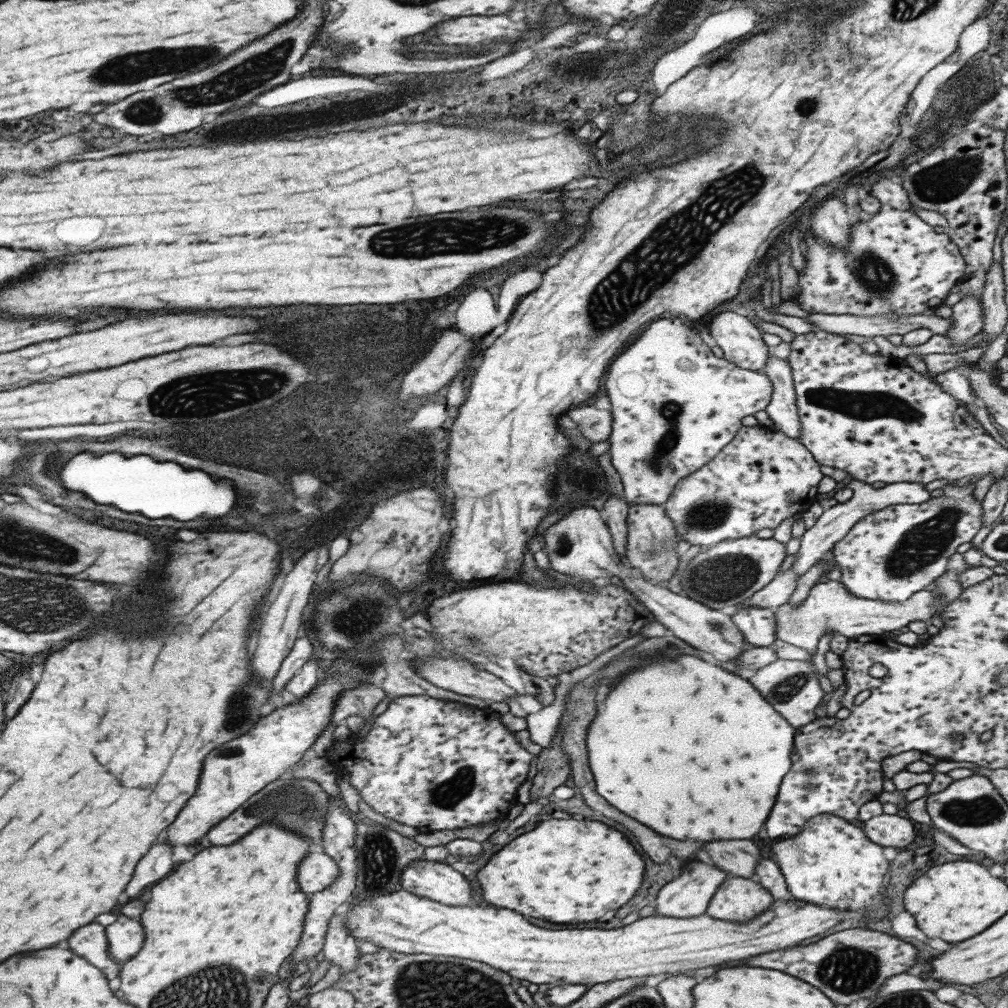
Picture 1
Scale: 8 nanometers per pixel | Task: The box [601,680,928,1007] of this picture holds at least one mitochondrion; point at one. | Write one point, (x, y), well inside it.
(849, 969)

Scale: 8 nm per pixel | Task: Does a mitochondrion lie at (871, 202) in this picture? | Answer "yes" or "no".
no

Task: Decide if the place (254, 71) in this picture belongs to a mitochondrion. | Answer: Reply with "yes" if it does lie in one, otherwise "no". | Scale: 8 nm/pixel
yes

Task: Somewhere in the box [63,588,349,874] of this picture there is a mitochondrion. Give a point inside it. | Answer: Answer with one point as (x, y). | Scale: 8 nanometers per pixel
(297, 806)

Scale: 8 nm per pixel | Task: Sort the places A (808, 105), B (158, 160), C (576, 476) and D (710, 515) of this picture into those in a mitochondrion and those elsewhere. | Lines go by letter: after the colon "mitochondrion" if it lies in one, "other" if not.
A: mitochondrion
B: other
C: other
D: mitochondrion

